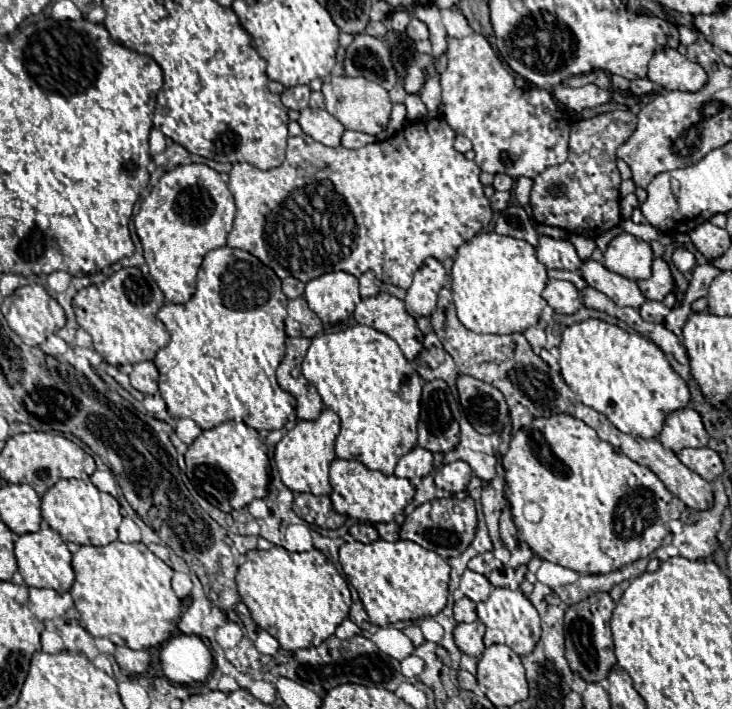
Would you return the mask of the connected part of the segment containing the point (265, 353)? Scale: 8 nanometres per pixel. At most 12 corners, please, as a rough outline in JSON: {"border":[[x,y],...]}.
{"border":[[229,246],[165,304],[173,418],[281,430],[288,299]]}

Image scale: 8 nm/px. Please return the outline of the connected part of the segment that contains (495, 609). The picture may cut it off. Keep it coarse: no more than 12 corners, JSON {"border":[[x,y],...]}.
{"border":[[521,590],[477,604],[485,646],[533,652],[541,620]]}

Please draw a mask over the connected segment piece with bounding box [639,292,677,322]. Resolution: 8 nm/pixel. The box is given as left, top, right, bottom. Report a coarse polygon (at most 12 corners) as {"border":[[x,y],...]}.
{"border":[[669,293],[663,301],[647,300],[639,314],[649,322],[663,322],[677,298]]}

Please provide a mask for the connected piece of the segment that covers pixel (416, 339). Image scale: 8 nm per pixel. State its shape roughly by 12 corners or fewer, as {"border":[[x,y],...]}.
{"border":[[363,298],[353,316],[391,336],[409,362],[423,332],[399,298]]}

